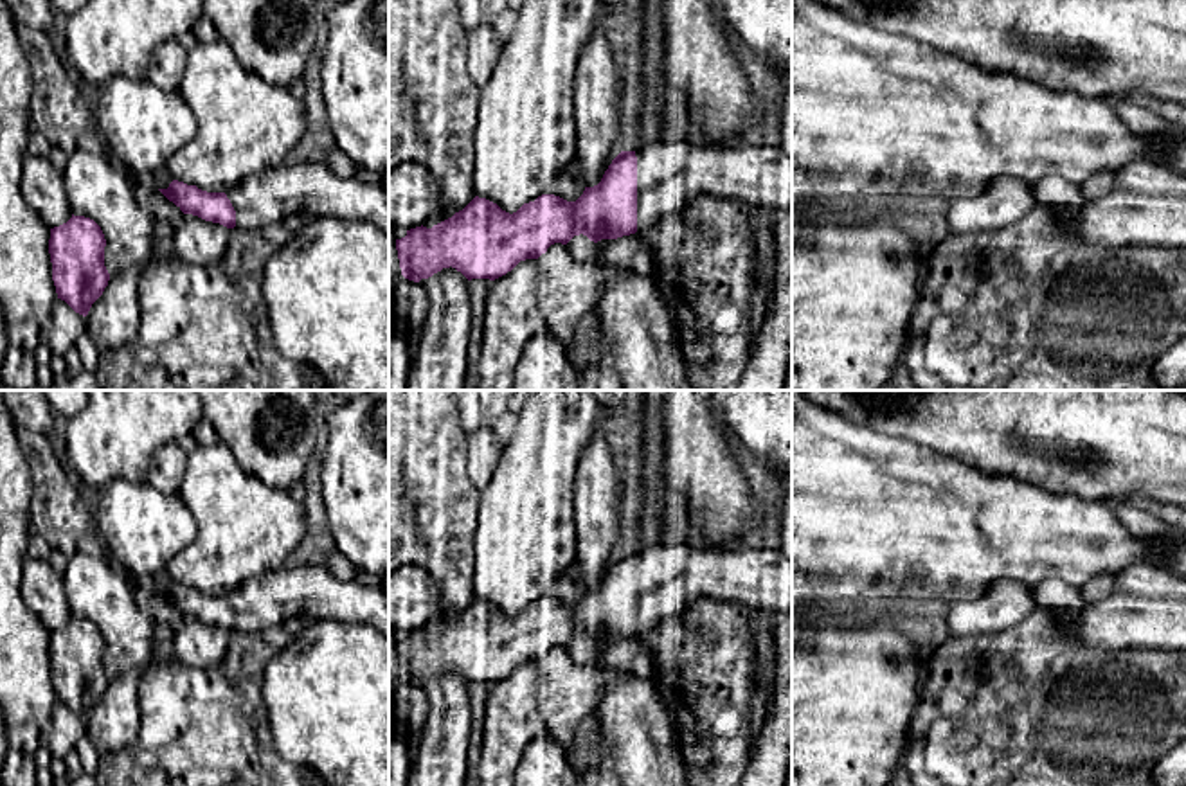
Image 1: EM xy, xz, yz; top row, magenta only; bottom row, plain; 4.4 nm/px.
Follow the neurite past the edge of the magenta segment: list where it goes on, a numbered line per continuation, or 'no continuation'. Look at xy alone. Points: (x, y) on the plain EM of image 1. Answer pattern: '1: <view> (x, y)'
1: xy (261, 603)

